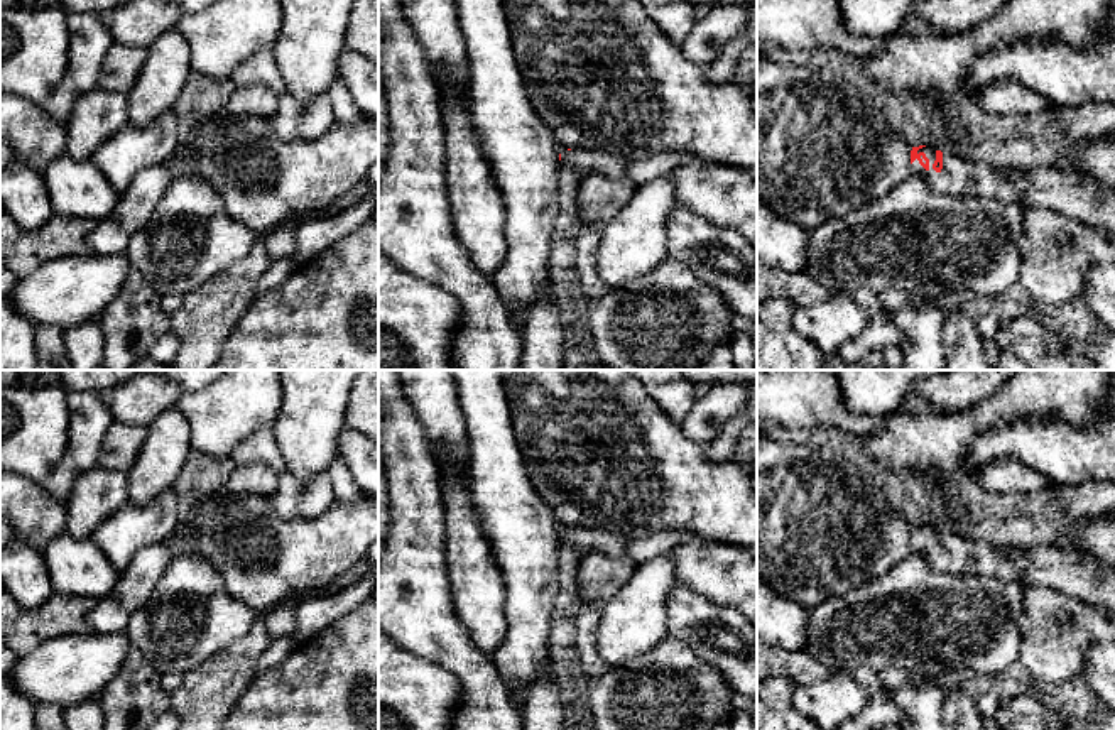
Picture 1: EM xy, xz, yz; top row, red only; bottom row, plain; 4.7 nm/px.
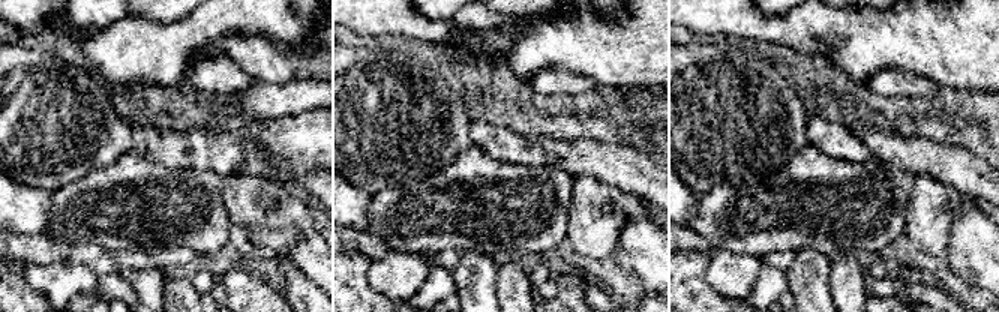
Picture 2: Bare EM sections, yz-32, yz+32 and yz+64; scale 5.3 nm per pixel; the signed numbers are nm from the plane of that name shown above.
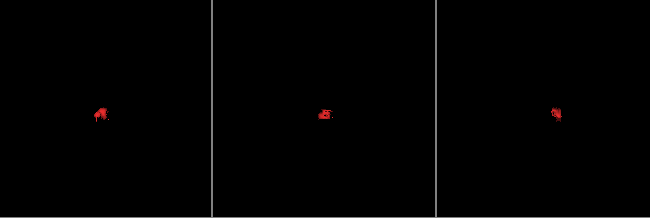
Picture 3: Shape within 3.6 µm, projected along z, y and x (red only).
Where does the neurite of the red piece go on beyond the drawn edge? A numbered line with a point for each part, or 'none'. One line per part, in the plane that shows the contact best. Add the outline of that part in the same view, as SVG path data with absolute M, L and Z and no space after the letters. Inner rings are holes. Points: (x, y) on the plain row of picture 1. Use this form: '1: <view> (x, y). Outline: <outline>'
1: yz (960, 556). Outline: M926 524L919 531L924 531L929 537L929 548L926 549L916 537L911 542L912 554L948 575L998 578L1017 583L1029 566L1027 548L975 541L953 531L943 531L943 548L936 551L933 548L936 527Z

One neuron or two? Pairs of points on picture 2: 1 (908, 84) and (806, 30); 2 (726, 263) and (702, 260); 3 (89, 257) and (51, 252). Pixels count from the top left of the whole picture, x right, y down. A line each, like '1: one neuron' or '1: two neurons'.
1: two neurons
2: two neurons
3: one neuron

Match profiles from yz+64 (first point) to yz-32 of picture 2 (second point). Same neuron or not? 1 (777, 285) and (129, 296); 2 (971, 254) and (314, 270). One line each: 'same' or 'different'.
1: same
2: same

